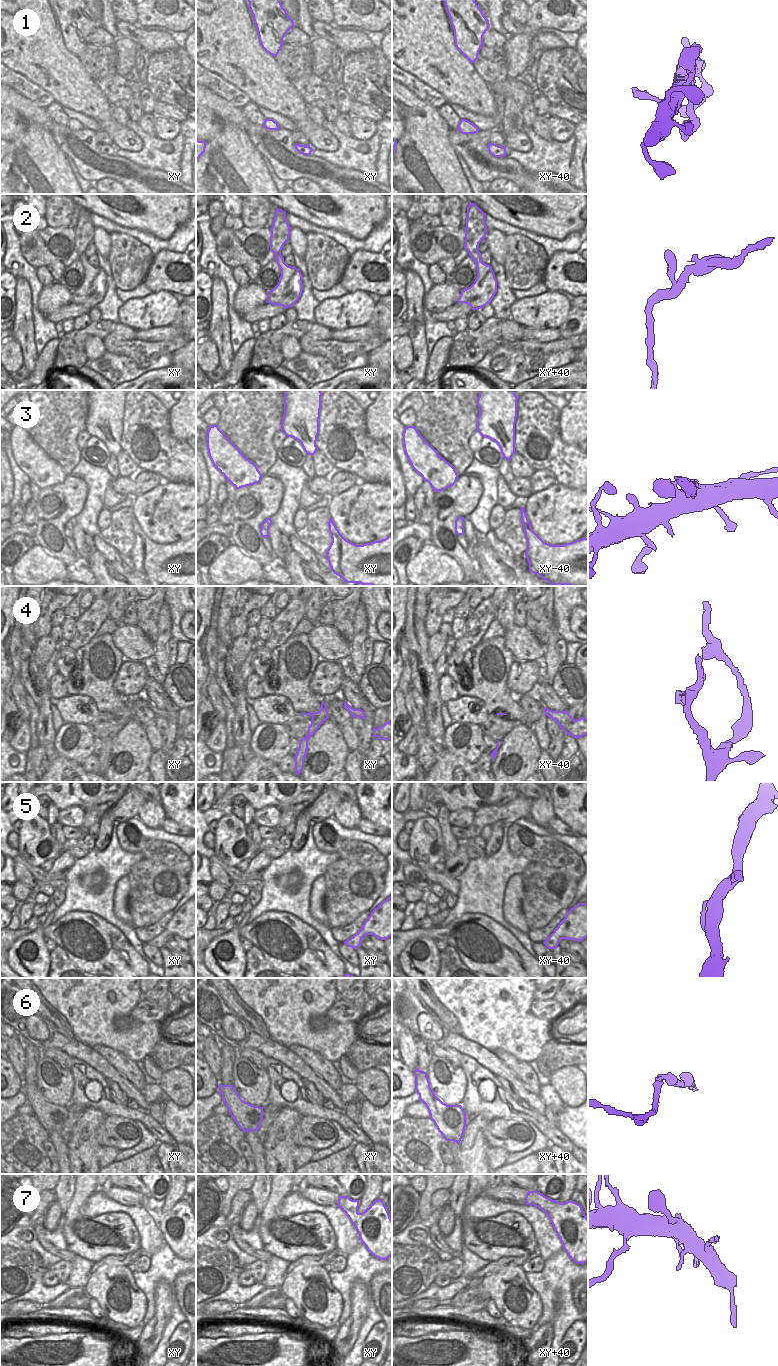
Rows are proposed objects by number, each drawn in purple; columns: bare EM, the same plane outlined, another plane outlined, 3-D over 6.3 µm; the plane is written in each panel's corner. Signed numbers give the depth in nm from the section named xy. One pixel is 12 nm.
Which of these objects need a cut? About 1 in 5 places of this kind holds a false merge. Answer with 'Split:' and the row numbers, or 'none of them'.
Split: none of them.

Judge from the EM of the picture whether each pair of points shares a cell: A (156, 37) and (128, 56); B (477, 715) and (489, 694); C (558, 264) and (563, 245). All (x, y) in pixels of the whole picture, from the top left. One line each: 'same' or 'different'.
A: different
B: different
C: different

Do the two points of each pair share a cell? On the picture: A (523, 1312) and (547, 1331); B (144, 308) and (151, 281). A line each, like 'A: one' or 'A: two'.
A: two
B: two

